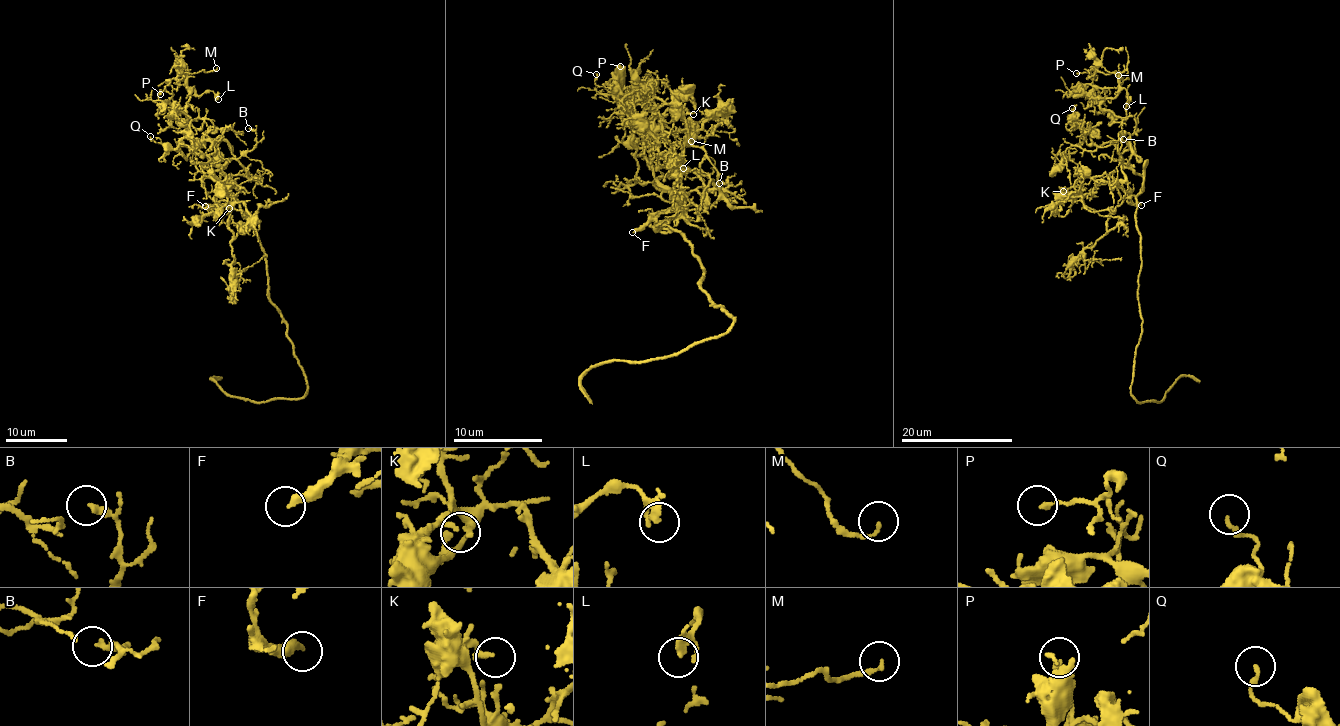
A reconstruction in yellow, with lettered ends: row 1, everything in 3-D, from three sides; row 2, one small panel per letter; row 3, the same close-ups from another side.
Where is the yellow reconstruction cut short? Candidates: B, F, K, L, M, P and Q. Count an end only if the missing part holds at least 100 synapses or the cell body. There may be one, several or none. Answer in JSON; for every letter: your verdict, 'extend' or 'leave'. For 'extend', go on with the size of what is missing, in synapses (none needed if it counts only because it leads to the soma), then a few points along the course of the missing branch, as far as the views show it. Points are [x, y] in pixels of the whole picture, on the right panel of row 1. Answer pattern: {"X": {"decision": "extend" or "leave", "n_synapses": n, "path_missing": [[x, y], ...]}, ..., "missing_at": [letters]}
{"B": {"decision": "leave"}, "F": {"decision": "leave"}, "K": {"decision": "leave"}, "L": {"decision": "leave"}, "M": {"decision": "leave"}, "P": {"decision": "leave"}, "Q": {"decision": "leave"}, "missing_at": []}

